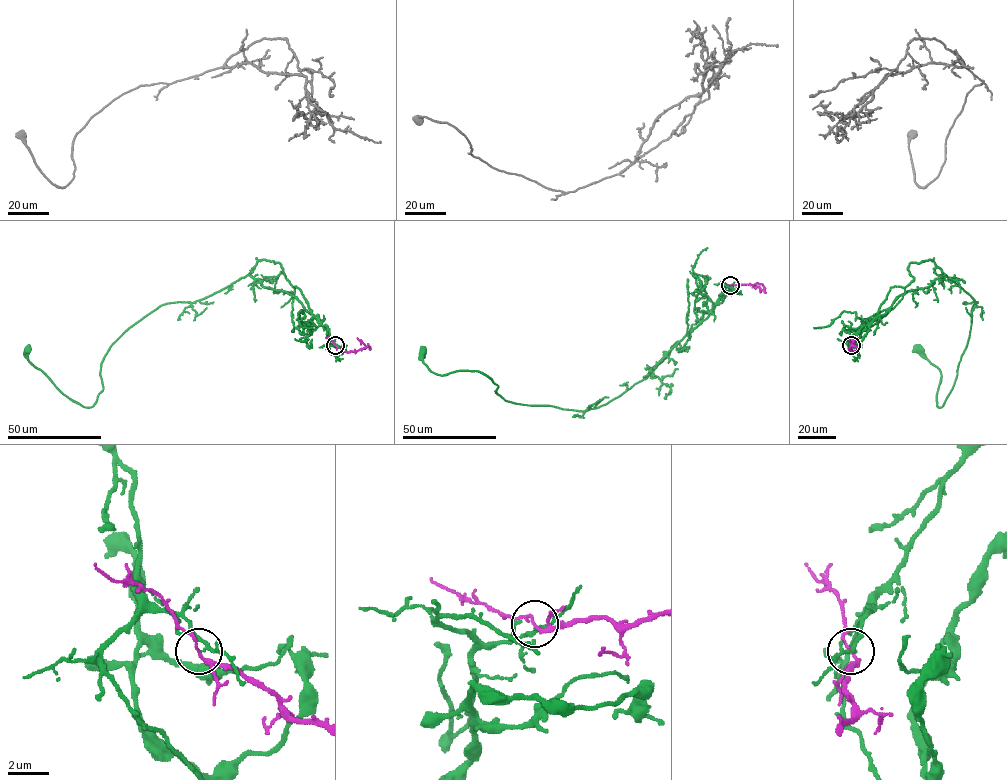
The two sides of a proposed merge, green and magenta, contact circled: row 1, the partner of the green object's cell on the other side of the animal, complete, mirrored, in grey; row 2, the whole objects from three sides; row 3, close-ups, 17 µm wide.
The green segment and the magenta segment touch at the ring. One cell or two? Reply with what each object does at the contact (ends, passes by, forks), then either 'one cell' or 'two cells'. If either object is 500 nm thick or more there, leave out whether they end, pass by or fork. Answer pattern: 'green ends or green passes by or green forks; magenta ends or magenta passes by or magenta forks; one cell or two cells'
green passes by; magenta forks; two cells

